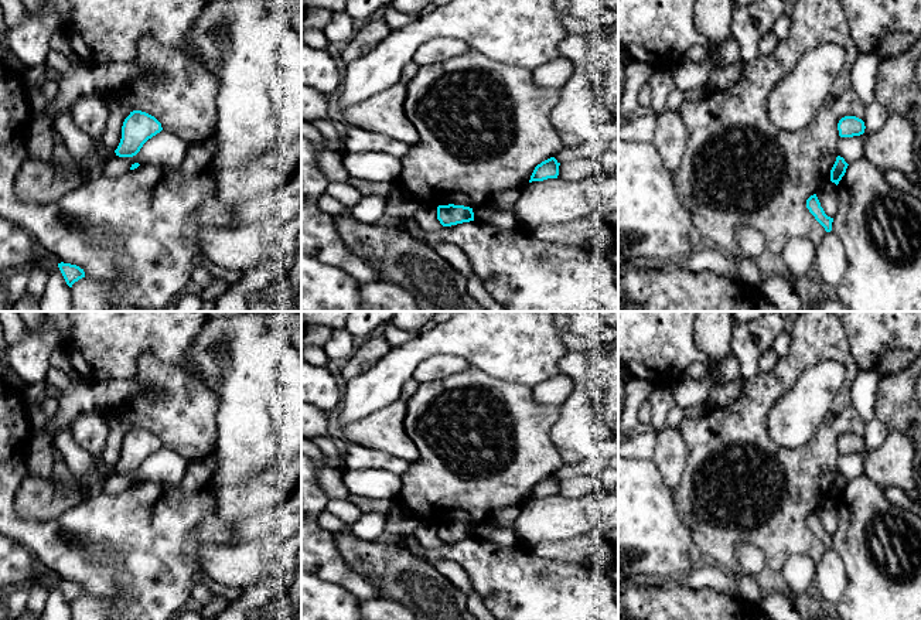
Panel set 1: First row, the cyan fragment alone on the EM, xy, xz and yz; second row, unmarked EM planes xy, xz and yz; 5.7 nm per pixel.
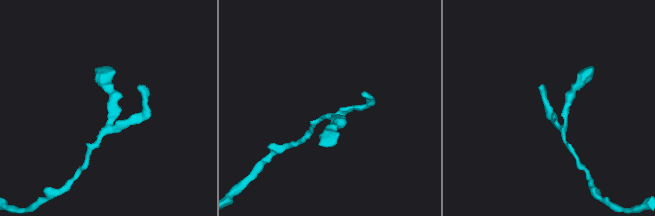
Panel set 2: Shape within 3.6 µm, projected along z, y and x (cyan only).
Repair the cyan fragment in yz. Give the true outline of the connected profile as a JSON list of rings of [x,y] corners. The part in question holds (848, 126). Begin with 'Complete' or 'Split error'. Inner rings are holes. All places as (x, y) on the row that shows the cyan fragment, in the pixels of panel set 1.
Complete. [[[845,116],[838,123],[840,137],[853,137],[864,133],[864,122],[856,116]]]

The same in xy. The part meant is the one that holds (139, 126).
Complete. [[[141,110],[130,112],[122,126],[122,139],[115,150],[116,156],[136,156],[143,144],[161,130],[161,123],[154,116]]]

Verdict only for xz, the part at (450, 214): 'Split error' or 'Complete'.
Complete

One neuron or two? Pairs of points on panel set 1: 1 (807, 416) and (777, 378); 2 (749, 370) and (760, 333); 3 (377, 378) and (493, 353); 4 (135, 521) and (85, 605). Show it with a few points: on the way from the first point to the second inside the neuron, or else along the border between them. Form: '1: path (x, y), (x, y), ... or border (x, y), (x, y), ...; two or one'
1: border (809, 367), (774, 402), (768, 419); two
2: path (749, 361), (749, 351), (757, 341); one
3: path (405, 358), (423, 344), (464, 343); one
4: border (85, 593), (101, 599), (123, 599); two

